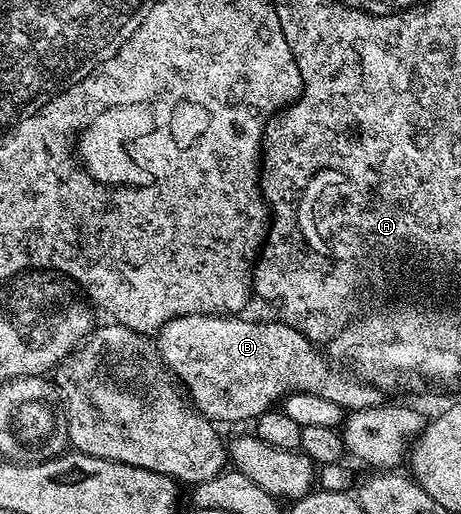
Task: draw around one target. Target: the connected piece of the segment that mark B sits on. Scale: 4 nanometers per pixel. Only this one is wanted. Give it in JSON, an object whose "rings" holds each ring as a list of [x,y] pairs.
{"rings":[[[193,313],[172,319],[170,333],[174,333],[174,341],[182,341],[182,345],[174,345],[174,349],[166,345],[166,356],[162,360],[166,362],[171,374],[184,386],[194,408],[213,423],[246,421],[249,417],[257,419],[275,404],[273,401],[277,397],[278,401],[292,393],[318,395],[339,404],[345,411],[376,408],[384,401],[382,389],[375,385],[362,384],[361,381],[343,372],[341,368],[336,367],[336,370],[333,370],[330,367],[331,362],[317,344],[278,319],[252,322],[242,315]]]}

